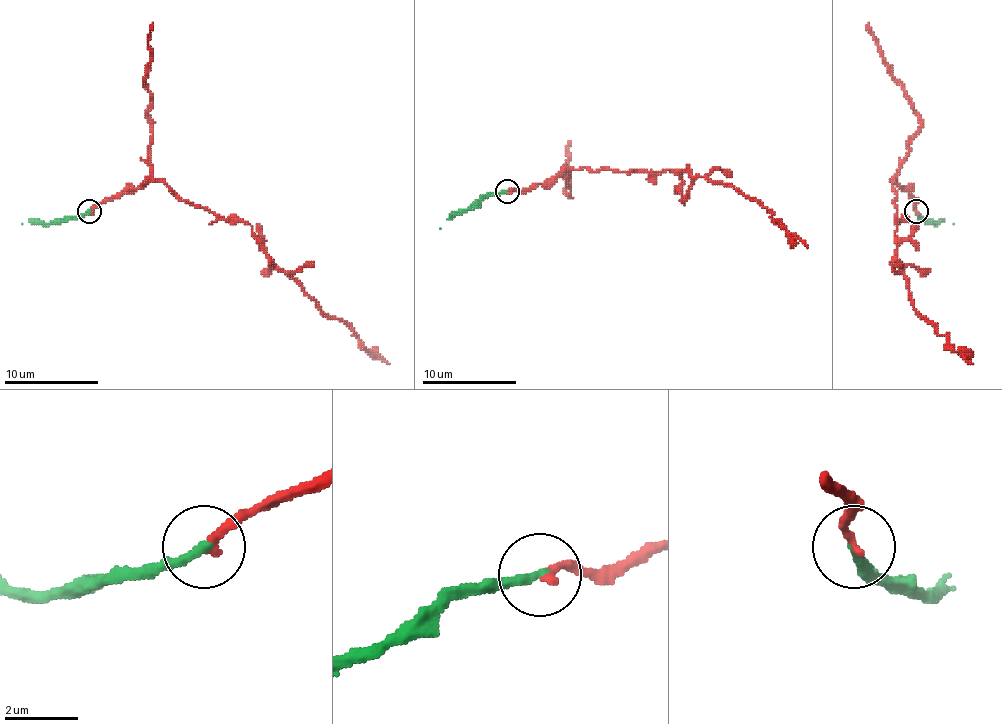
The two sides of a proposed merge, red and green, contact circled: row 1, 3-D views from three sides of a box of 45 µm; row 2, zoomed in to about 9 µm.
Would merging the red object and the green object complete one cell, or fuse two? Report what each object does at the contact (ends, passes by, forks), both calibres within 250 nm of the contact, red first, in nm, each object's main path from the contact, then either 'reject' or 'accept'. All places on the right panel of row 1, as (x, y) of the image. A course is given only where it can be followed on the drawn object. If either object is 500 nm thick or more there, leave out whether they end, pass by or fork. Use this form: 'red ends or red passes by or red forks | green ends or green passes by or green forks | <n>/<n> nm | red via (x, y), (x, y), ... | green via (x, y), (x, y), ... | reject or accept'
red ends | green ends | 240/260 nm | red via (916, 212), (908, 193), (894, 181), (897, 250), (911, 304), (937, 333), (946, 337), (946, 342), (972, 363) | green via (916, 212), (925, 221), (953, 224) | accept

